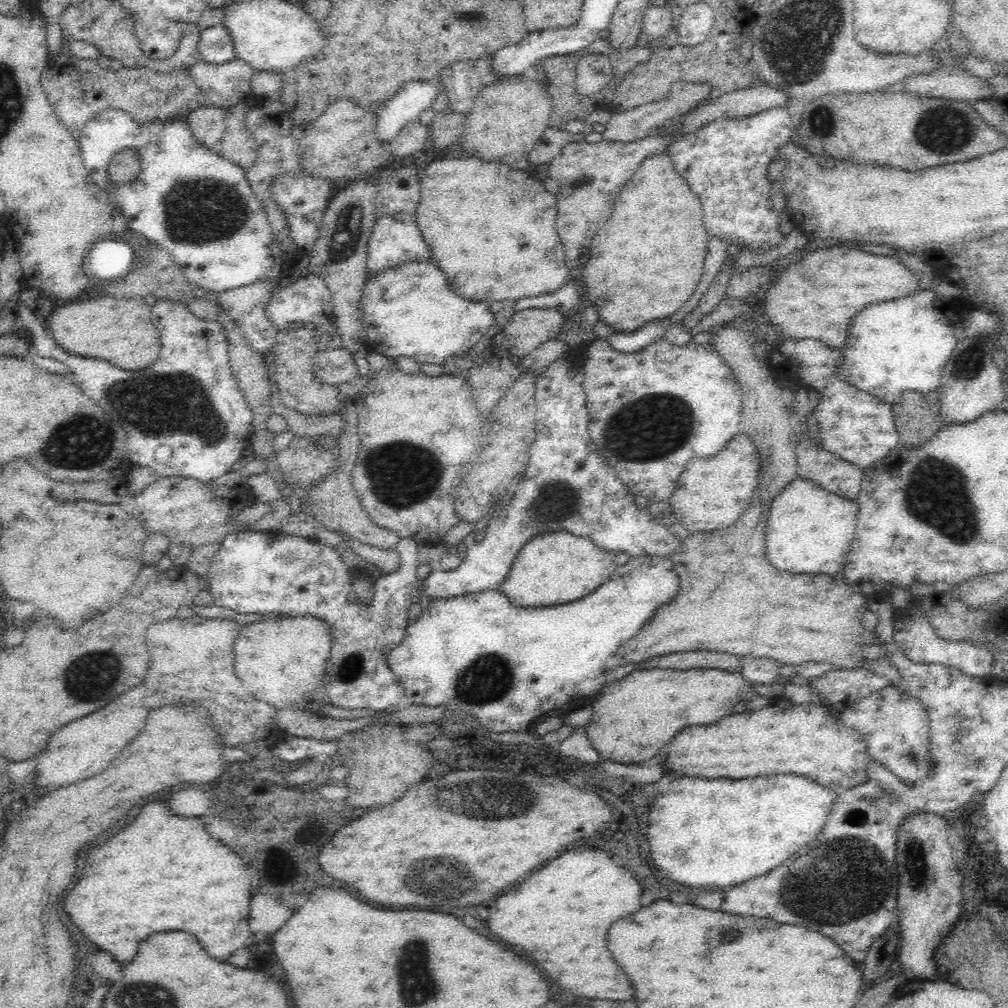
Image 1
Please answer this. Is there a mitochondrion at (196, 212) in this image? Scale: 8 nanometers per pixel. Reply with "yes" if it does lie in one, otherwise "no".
yes

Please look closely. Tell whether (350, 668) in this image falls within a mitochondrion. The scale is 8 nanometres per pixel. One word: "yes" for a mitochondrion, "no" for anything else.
yes

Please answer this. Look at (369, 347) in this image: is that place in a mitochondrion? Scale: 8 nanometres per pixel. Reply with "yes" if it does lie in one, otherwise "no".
no

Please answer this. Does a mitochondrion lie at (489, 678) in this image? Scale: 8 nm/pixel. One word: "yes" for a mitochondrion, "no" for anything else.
yes

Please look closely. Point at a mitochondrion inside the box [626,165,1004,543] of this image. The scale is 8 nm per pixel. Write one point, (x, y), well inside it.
(968, 361)

